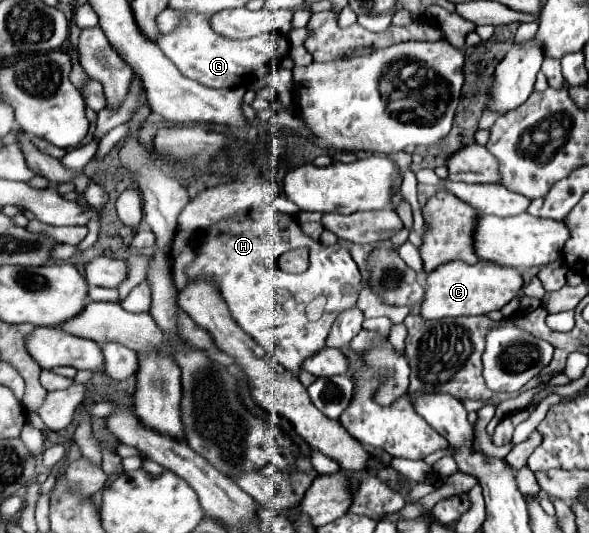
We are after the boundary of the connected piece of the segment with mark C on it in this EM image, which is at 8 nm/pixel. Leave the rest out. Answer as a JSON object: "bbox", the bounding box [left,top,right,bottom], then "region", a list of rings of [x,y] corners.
{"bbox":[419,261,523,319],"region":[[[451,261],[439,265],[427,277],[427,291],[419,305],[419,313],[425,319],[443,319],[443,317],[461,317],[461,315],[485,315],[507,305],[523,289],[523,277],[515,267],[501,267],[499,263],[479,261],[467,265],[463,261]]]}

